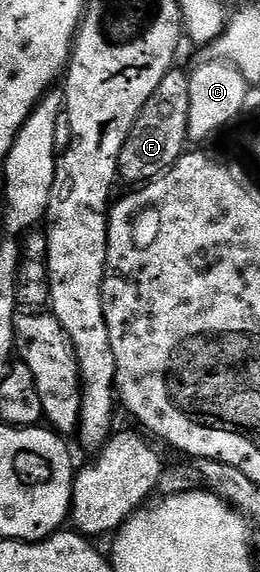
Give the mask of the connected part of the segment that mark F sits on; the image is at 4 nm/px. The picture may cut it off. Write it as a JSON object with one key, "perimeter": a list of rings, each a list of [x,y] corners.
{"perimeter":[[[182,67],[170,68],[161,78],[157,90],[149,94],[145,106],[137,114],[137,122],[129,130],[129,138],[125,138],[125,146],[121,146],[119,155],[118,179],[127,186],[142,186],[163,175],[183,156],[189,144],[189,82],[190,75],[181,70]]]}

